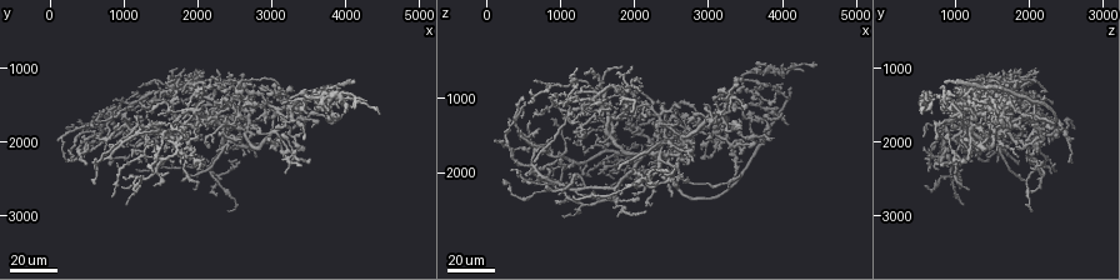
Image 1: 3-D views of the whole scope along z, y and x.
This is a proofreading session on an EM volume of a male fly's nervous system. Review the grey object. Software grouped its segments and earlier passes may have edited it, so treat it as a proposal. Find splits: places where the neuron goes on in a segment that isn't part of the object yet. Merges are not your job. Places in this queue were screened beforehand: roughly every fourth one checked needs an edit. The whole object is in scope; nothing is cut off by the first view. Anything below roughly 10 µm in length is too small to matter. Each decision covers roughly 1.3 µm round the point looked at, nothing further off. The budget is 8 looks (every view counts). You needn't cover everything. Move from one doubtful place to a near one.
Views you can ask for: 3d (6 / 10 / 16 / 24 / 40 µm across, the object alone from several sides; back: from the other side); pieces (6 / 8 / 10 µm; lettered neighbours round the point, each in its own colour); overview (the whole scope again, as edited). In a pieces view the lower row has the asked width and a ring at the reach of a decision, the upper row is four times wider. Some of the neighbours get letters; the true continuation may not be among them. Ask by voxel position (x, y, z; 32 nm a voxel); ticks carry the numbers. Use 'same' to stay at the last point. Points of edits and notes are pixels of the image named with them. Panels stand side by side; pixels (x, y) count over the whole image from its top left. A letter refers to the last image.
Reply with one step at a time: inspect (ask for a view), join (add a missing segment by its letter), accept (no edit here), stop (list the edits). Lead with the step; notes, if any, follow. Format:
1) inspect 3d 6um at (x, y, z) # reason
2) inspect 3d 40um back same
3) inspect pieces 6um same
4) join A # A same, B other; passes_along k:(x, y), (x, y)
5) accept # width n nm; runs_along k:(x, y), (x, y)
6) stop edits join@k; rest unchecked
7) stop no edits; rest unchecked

inspect 3d 40um at (1750, 2000, 2600) # free end

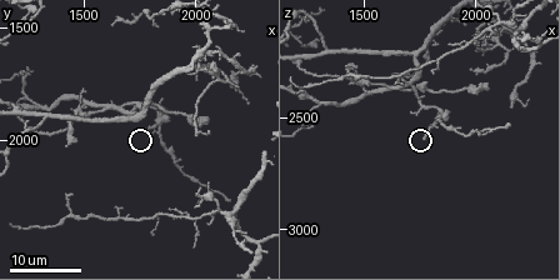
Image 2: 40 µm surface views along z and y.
inspect pieces 6um at (1770, 1950, 2590)

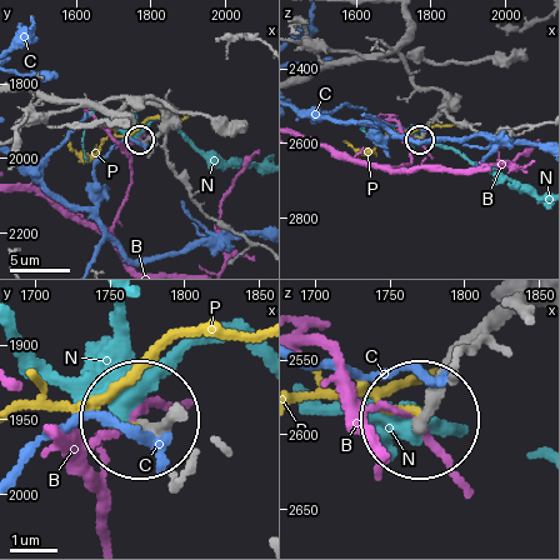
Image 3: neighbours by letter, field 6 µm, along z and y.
accept # B other, C other, N other, P other; no lettered segment goes on from it

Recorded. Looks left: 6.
inspect 3d 16um at (2050, 1910, 2350)

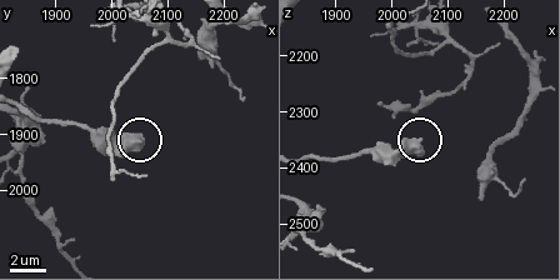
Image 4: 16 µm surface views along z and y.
inspect pieces 8um at (2050, 1910, 2355)

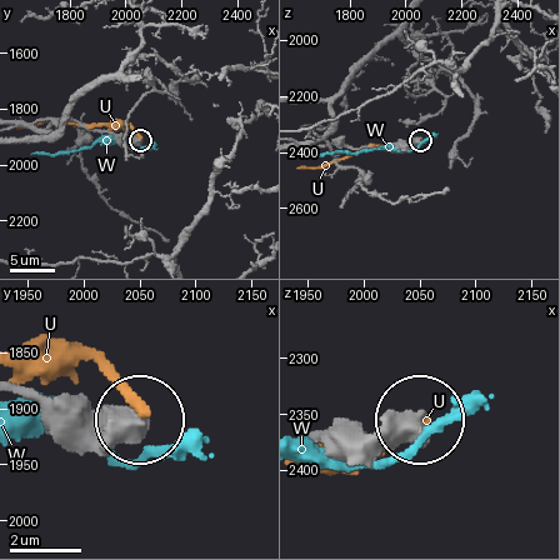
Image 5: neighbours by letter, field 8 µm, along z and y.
accept # U other, W other; runs_along 5:(21, 386), (56, 404), (134, 419); none of them fits

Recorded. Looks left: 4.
inspect 3d 40um at (1200, 2100, 1500) # free end

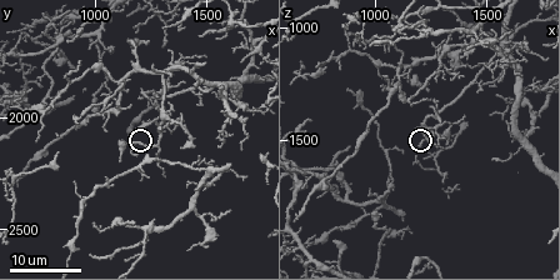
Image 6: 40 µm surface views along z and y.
inspect pieces 10um at (1180, 2060, 1450) # what lies round it

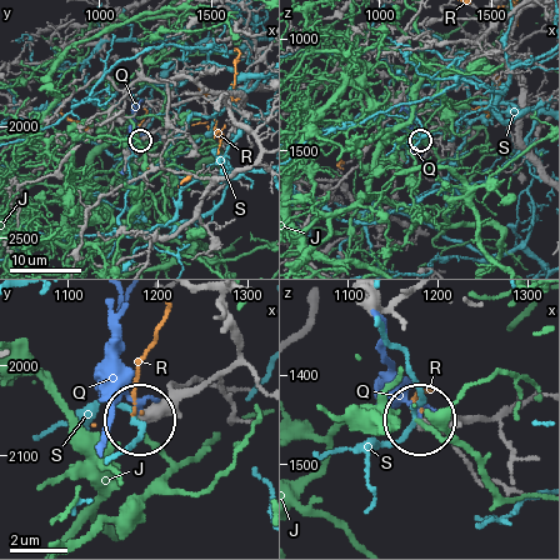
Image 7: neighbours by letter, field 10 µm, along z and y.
accept # J other, Q other, R other, S other; no lettered segment goes on from it

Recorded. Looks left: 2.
inspect 3d 24um at (870, 1660, 1280)

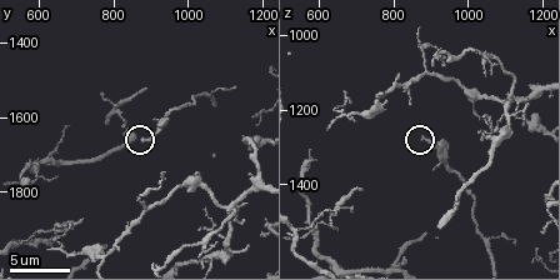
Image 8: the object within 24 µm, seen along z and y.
inspect pieces 8um at (870, 1660, 1280)

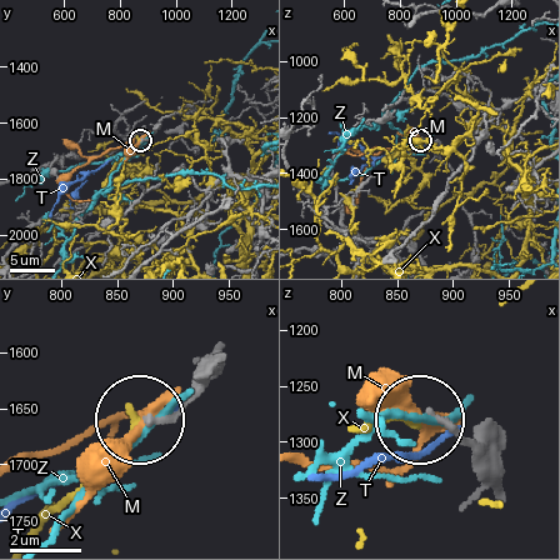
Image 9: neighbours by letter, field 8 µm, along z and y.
accept # M other, T other, X other, Z other; runs_along 9:(505, 491), (449, 429), (425, 420); no lettered segment goes on from it

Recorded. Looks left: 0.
stop no edits; rest unchecked

